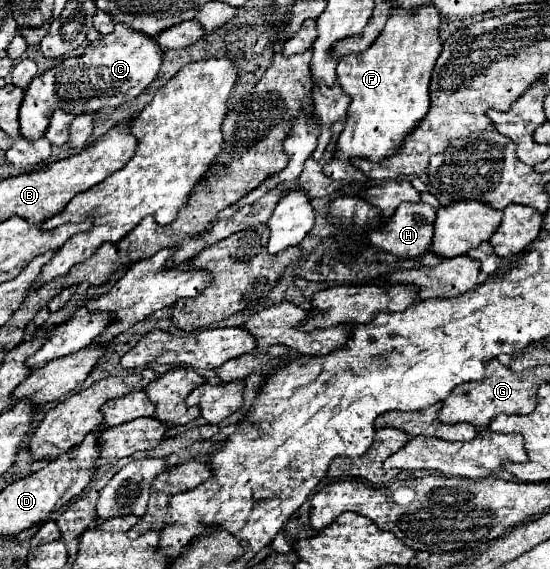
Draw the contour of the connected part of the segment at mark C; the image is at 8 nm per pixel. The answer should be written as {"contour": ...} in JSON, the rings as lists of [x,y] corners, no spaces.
{"contour":[[[115,25],[115,31],[111,35],[103,35],[91,41],[85,47],[83,55],[65,57],[61,65],[33,77],[25,89],[25,97],[19,109],[21,135],[29,139],[43,137],[49,125],[49,117],[55,109],[63,109],[75,115],[95,115],[101,109],[117,109],[129,99],[139,97],[151,85],[151,77],[157,77],[161,55],[163,51],[151,37],[137,33],[127,25]]]}

